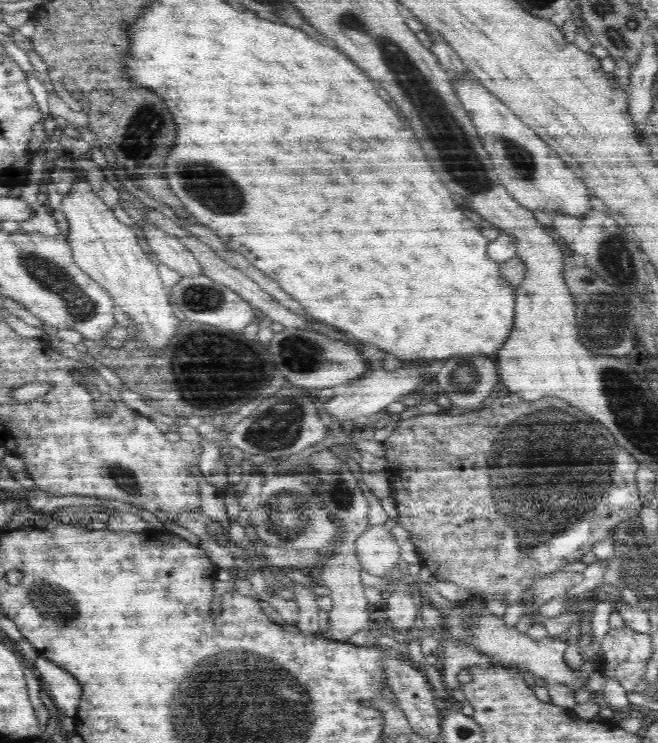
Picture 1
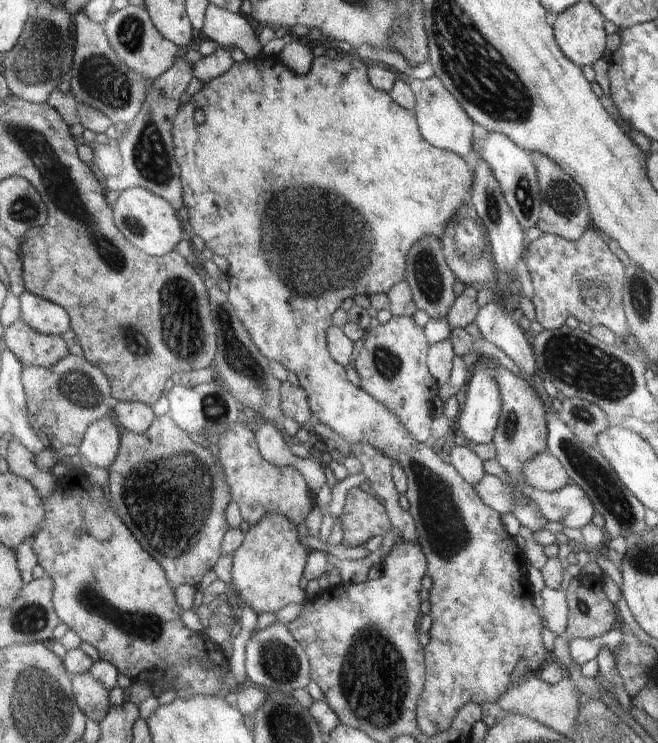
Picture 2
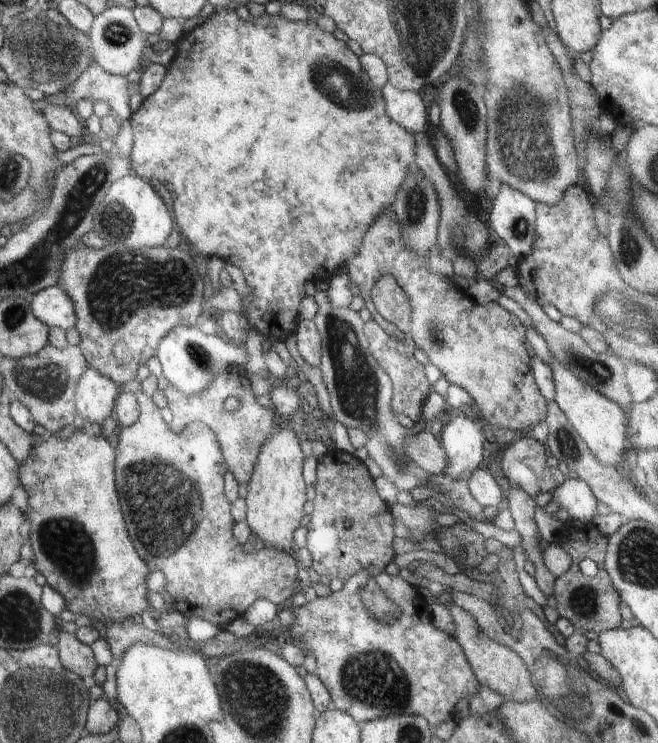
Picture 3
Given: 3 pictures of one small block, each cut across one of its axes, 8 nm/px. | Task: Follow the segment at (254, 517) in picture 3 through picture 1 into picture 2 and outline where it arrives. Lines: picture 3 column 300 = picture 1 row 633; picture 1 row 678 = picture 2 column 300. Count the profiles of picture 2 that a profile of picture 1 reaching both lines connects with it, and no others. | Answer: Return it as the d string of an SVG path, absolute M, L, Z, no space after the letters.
M270 512L245 533L242 544L232 555L230 580L230 586L236 591L242 608L249 606L258 615L264 612L275 614L290 602L300 606L306 602L300 580L308 554L298 540L300 535L296 534L296 526L286 516Z

